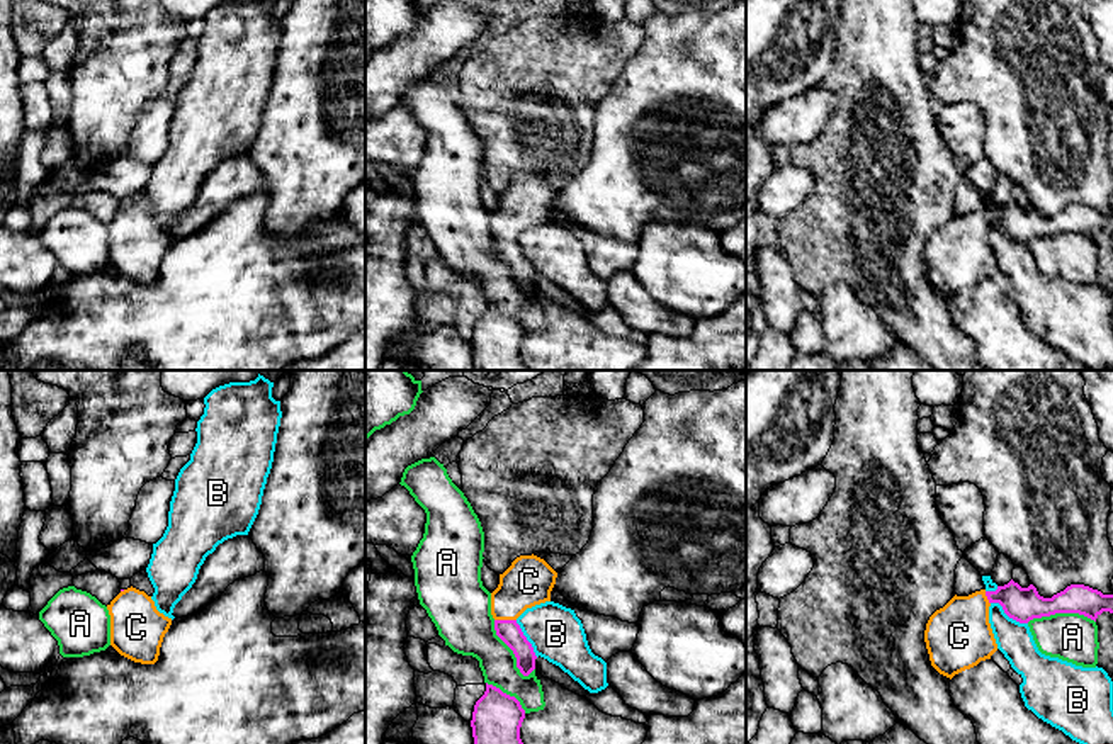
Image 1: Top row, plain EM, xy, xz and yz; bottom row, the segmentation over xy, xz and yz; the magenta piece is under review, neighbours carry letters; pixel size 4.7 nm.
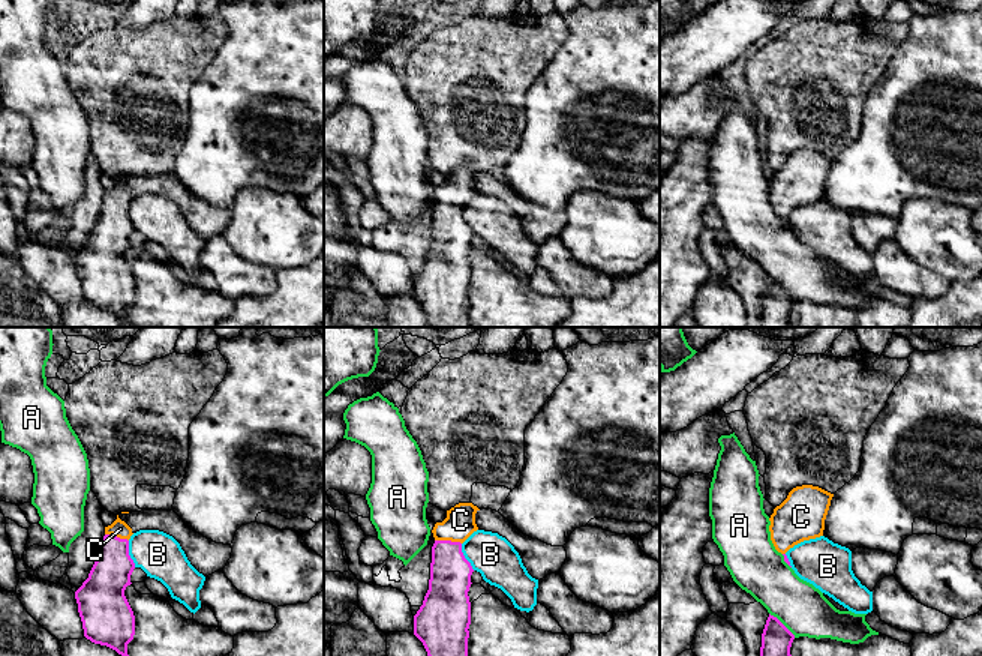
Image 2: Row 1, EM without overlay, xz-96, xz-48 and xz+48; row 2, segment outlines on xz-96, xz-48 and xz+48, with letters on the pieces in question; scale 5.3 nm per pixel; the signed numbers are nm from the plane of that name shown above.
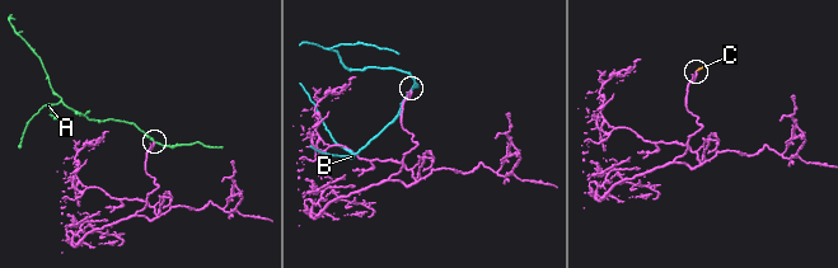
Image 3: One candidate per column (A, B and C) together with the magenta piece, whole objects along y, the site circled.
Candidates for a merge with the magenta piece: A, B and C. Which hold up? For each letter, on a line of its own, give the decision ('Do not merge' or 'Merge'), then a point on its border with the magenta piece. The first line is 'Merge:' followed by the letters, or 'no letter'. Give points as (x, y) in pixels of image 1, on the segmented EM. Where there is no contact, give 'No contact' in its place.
Merge: C
A: Do not merge. Touches magenta at yz (1061, 612)
B: Do not merge. Touches magenta at yz (1008, 615)
C: Merge. Touches magenta at xz (505, 620)

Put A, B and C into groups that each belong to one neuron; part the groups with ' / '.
A / B / C

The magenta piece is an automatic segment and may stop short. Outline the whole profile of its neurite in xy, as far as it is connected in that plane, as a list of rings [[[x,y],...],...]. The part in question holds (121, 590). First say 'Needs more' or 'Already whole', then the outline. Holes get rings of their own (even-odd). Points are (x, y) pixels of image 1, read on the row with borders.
Needs more. [[[133,586],[121,589],[107,610],[110,645],[134,662],[155,664],[172,618],[156,610],[151,596]]]

